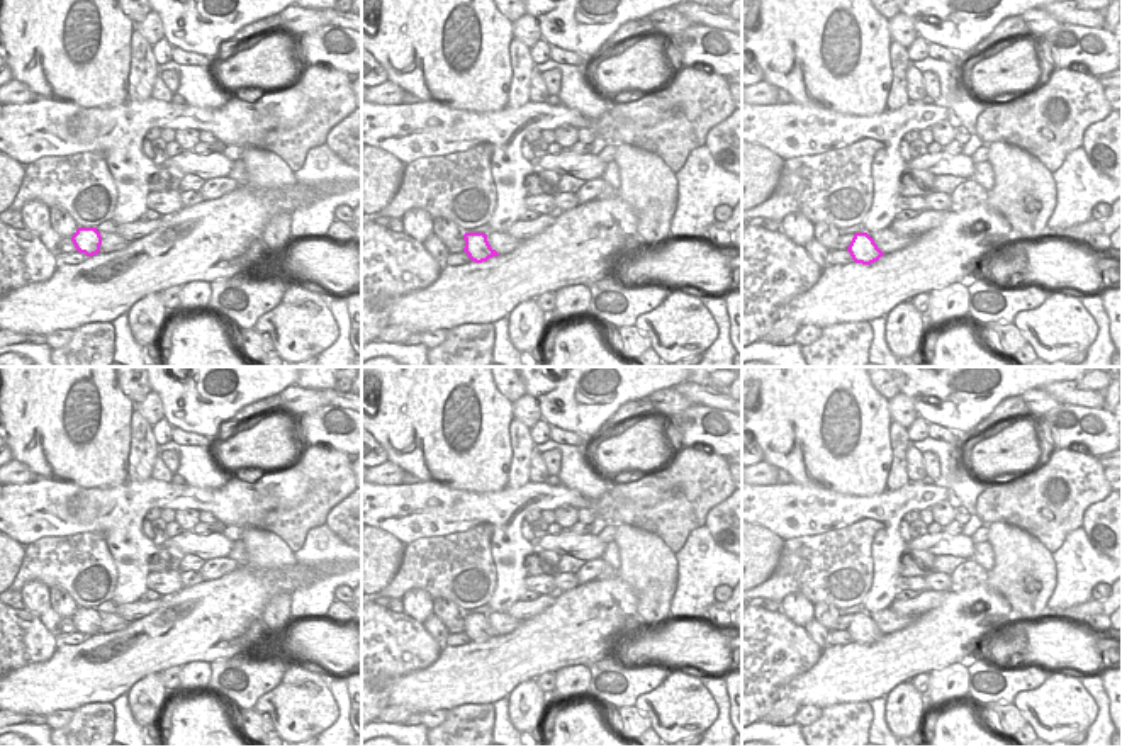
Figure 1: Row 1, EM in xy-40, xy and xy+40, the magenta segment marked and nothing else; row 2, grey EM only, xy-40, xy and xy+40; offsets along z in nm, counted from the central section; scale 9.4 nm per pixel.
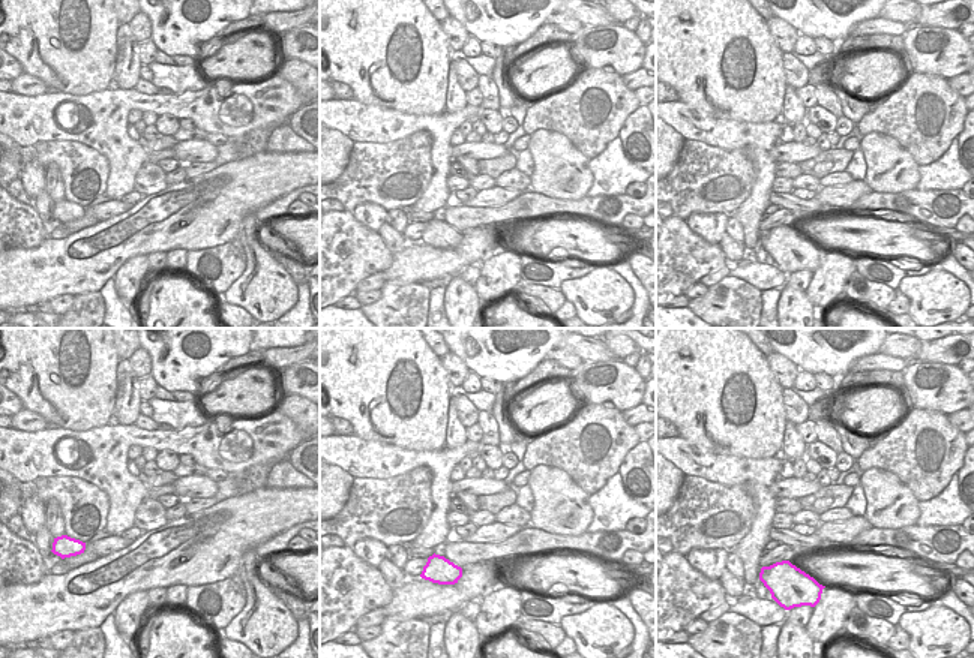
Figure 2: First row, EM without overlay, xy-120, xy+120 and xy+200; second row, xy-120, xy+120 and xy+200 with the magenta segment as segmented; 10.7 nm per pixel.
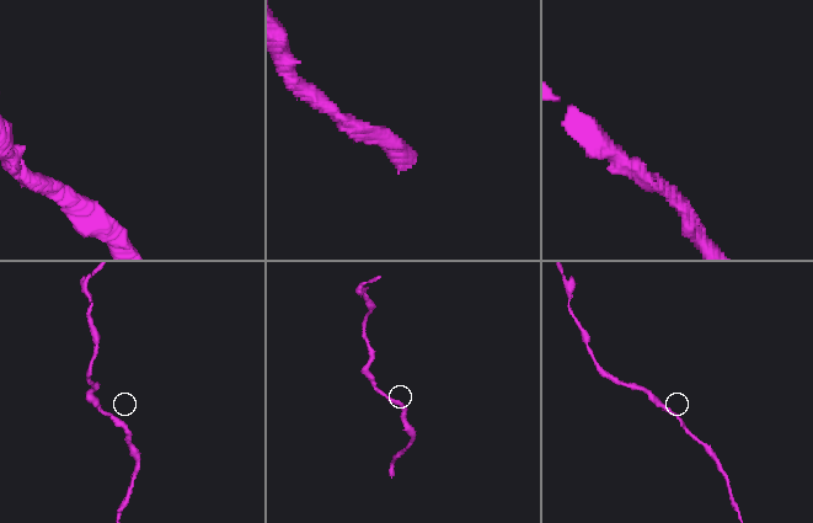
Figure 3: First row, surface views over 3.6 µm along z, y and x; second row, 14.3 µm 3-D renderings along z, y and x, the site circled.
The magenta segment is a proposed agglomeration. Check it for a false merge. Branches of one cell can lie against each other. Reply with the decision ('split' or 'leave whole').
leave whole

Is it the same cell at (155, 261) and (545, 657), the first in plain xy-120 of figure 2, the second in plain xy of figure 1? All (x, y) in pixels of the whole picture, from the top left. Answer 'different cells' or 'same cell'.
different cells

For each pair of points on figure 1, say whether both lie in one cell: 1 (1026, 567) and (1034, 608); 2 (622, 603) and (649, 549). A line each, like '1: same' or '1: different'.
1: same
2: different

